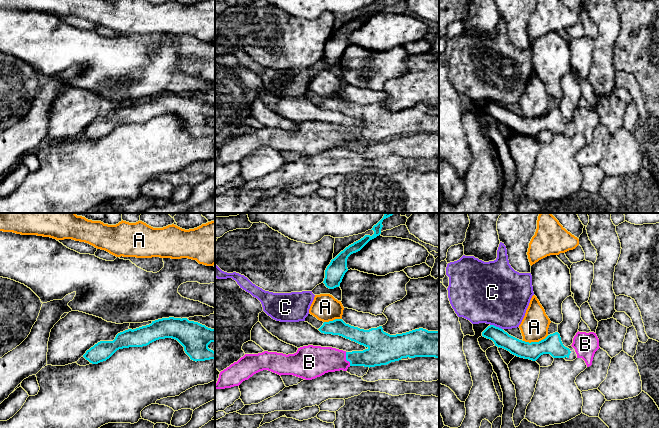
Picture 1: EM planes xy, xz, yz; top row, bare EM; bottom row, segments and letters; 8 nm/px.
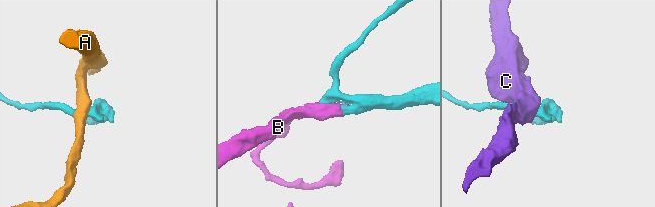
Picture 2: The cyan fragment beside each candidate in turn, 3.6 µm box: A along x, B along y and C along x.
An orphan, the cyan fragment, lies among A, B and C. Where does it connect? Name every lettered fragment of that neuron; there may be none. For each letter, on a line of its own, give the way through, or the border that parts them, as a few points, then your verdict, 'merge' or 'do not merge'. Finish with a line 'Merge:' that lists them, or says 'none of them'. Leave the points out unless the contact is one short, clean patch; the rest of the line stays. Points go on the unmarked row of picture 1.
A: border yz (548, 111), (538, 117), (523, 117); do not merge
B: merge
C: border yz (490, 100), (502, 105); do not merge
Merge: B

